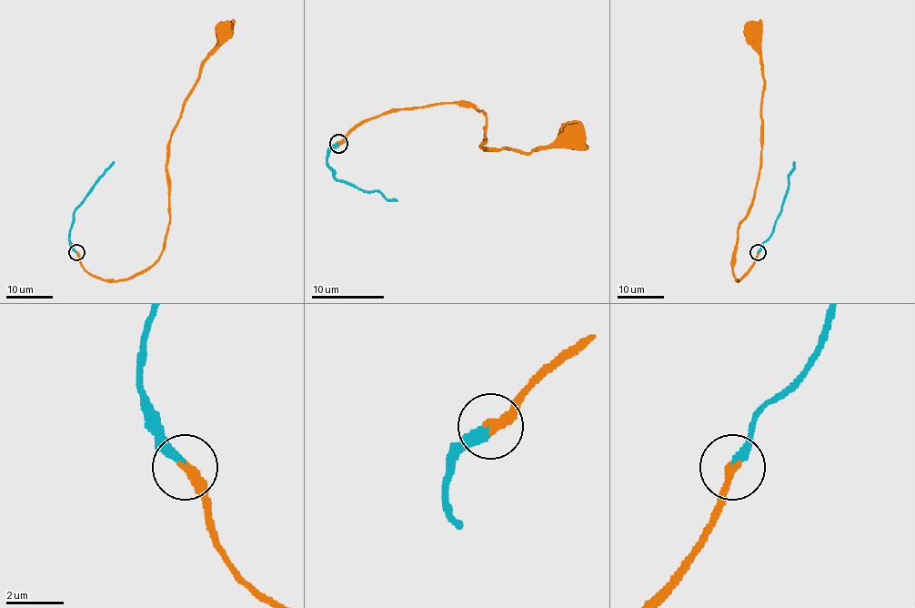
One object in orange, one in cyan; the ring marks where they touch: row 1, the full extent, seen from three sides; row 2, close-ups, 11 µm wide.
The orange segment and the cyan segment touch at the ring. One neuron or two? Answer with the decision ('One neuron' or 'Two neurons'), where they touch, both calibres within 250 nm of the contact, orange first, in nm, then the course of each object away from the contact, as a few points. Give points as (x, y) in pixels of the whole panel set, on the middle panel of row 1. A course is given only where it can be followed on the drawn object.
One neuron. Place: (338, 143). Thickness 280 nm (orange) against 240 nm. Course of orange: (338, 143), (386, 112), (451, 103), (483, 112), (483, 148), (530, 152), (559, 146), (572, 134). Course of cyan: (338, 143), (329, 152), (327, 161), (336, 179), (362, 190), (378, 190), (387, 199), (397, 199)

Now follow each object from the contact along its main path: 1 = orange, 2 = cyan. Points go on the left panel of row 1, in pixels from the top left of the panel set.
1: (76, 252), (88, 272), (106, 280), (129, 279), (159, 257), (170, 216), (167, 143), (202, 60), (225, 32)
2: (76, 252), (69, 238), (75, 208), (114, 161)

